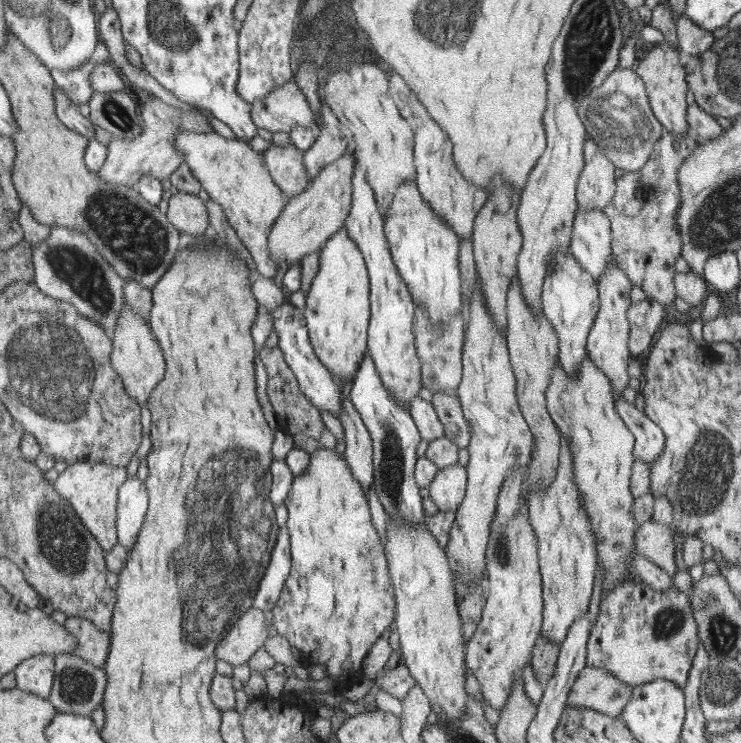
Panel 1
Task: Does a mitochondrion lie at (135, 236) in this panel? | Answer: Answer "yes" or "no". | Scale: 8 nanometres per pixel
yes

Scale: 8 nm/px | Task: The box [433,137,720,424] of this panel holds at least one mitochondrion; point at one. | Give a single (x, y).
(647, 191)

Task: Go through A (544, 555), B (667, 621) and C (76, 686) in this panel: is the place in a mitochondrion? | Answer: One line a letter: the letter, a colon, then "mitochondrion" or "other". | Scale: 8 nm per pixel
A: other
B: mitochondrion
C: mitochondrion

